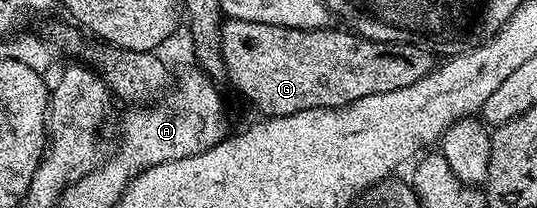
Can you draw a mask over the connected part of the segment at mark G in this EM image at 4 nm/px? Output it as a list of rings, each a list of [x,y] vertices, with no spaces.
[[[228,18],[220,27],[220,51],[227,81],[232,81],[240,89],[241,96],[257,110],[257,115],[277,118],[319,106],[346,106],[359,98],[401,90],[422,80],[433,69],[434,62],[428,59],[431,57],[421,47],[375,42],[372,38],[363,38],[361,34],[353,34],[344,28],[332,29],[299,30]]]

